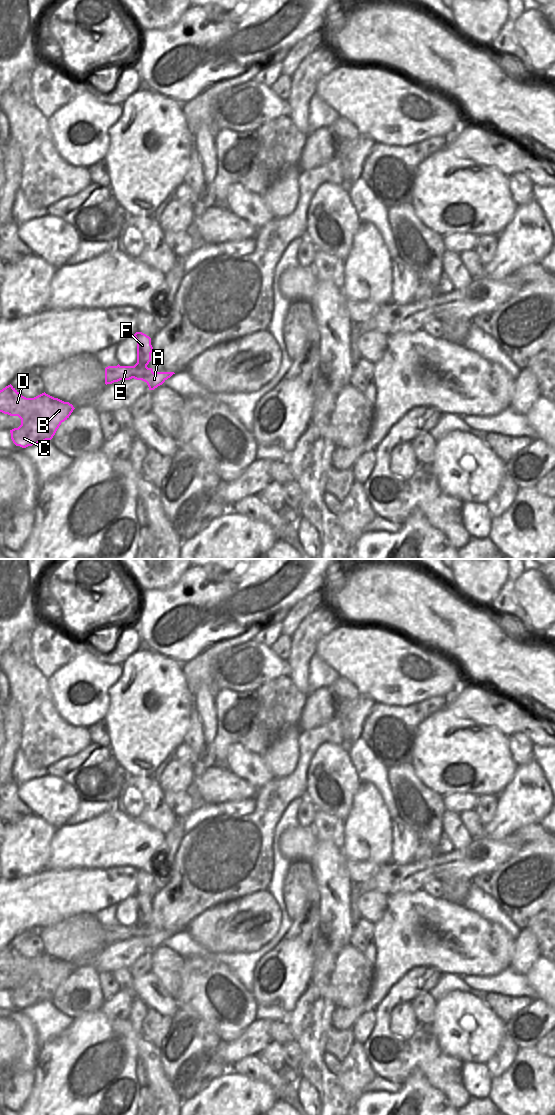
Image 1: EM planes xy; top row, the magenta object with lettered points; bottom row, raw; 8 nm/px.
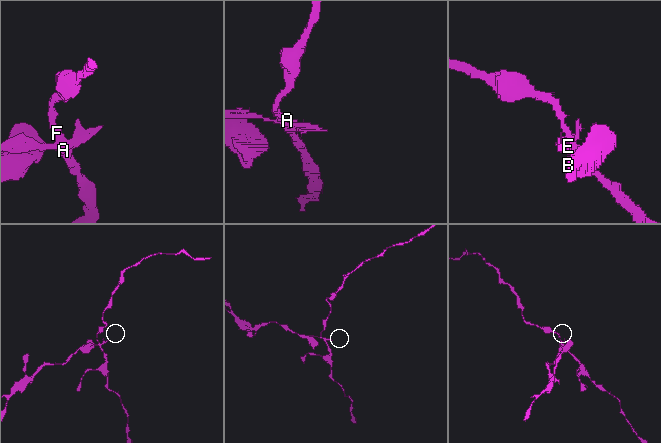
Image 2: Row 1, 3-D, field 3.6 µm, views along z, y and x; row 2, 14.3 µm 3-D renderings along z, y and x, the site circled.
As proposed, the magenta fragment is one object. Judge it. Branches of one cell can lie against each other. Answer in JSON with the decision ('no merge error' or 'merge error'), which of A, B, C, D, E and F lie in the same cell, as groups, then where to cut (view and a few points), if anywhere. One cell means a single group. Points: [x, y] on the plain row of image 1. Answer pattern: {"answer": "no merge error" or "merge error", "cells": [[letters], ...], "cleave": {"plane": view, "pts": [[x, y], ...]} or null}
{"answer": "merge error", "cells": [["A", "E", "F"], ["B", "C", "D"]], "cleave": {"plane": "xy", "pts": [[116, 926], [105, 934]]}}

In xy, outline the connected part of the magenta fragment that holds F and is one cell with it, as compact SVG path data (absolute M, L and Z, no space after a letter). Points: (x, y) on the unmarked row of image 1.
M136 892L133 895L137 901L137 923L134 926L120 926L105 934L105 944L112 944L120 940L142 940L147 943L149 950L154 950L162 945L174 932L153 932L147 925L151 921L153 907L151 898L142 892Z

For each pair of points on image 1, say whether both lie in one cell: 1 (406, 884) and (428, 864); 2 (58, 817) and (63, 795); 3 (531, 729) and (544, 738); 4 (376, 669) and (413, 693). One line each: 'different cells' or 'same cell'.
1: same cell
2: same cell
3: same cell
4: same cell

